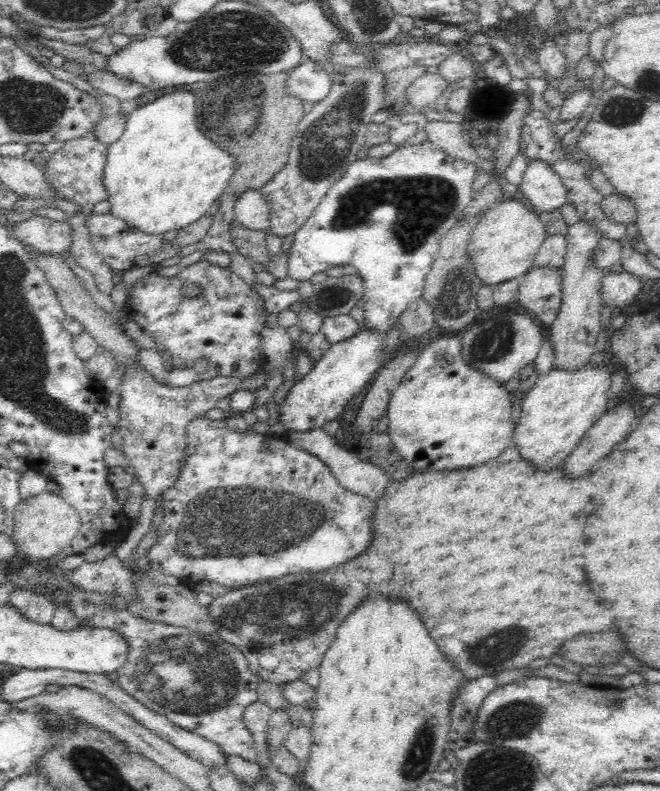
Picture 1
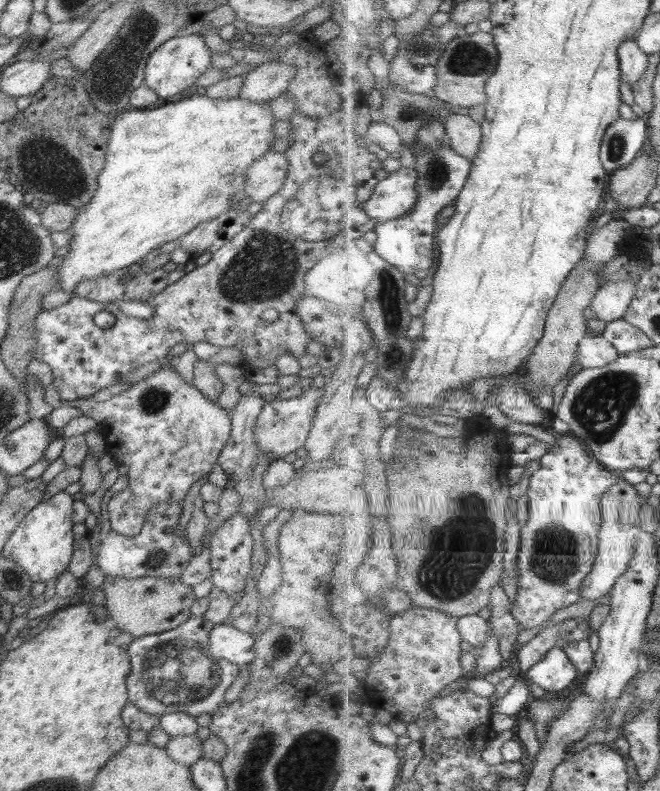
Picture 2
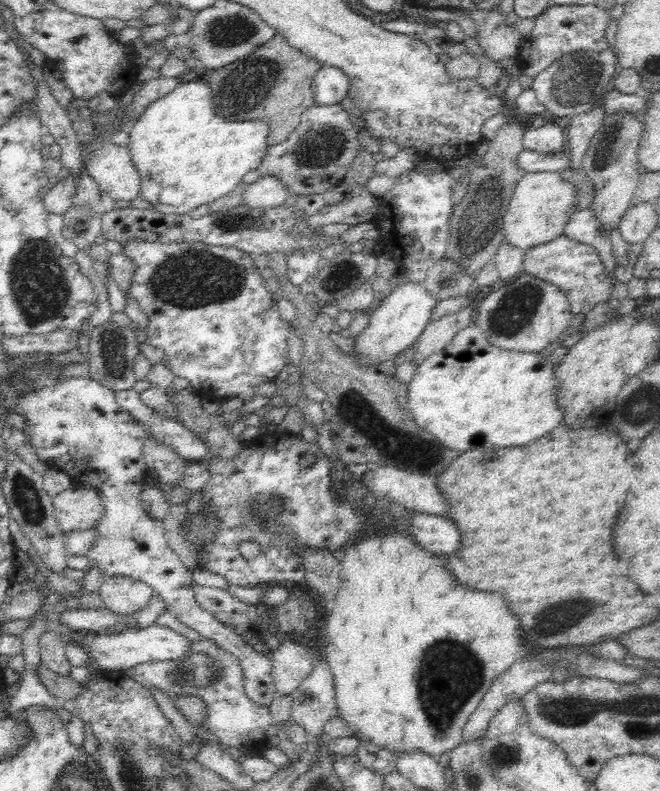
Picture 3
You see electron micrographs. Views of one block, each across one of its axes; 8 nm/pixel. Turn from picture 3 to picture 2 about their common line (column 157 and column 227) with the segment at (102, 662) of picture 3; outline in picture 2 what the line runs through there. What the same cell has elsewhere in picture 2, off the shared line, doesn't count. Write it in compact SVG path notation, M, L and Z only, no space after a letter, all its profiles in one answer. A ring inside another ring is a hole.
M217 624L209 631L208 652L213 658L225 659L243 668L254 658L254 638L233 626Z

